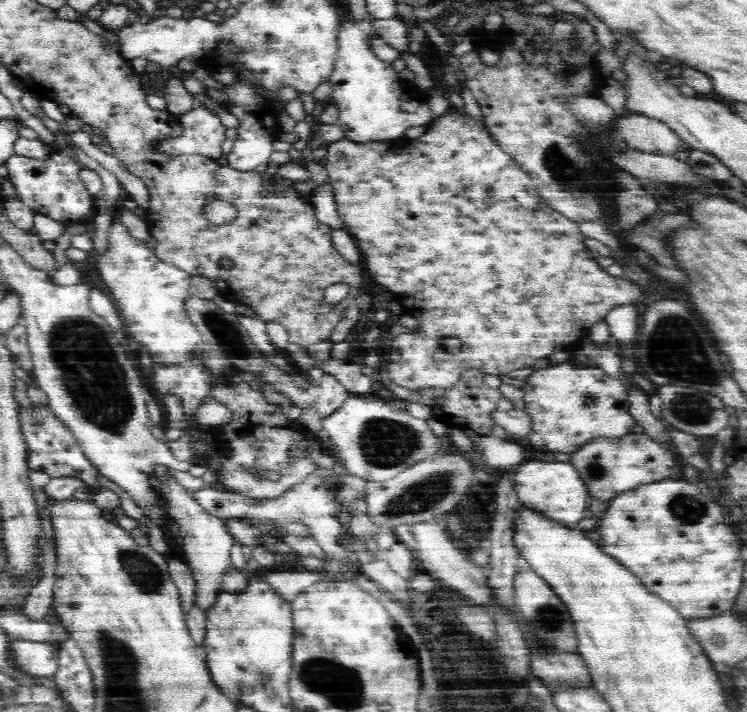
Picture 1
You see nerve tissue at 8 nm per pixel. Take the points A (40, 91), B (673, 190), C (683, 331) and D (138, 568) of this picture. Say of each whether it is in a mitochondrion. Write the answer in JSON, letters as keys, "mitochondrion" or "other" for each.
{"A":"other","B":"other","C":"mitochondrion","D":"mitochondrion"}

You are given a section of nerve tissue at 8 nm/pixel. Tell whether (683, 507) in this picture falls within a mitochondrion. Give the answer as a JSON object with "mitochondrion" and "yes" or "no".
{"mitochondrion":"yes"}

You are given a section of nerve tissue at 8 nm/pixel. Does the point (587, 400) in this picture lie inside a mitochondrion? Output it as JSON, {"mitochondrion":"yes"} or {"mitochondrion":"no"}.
{"mitochondrion":"yes"}

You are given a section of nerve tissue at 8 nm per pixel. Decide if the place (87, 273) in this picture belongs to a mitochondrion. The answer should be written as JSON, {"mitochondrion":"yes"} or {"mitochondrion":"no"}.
{"mitochondrion":"no"}

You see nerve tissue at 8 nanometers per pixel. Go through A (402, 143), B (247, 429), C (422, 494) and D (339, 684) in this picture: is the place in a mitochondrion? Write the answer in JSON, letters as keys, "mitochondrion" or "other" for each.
{"A":"other","B":"other","C":"mitochondrion","D":"mitochondrion"}

